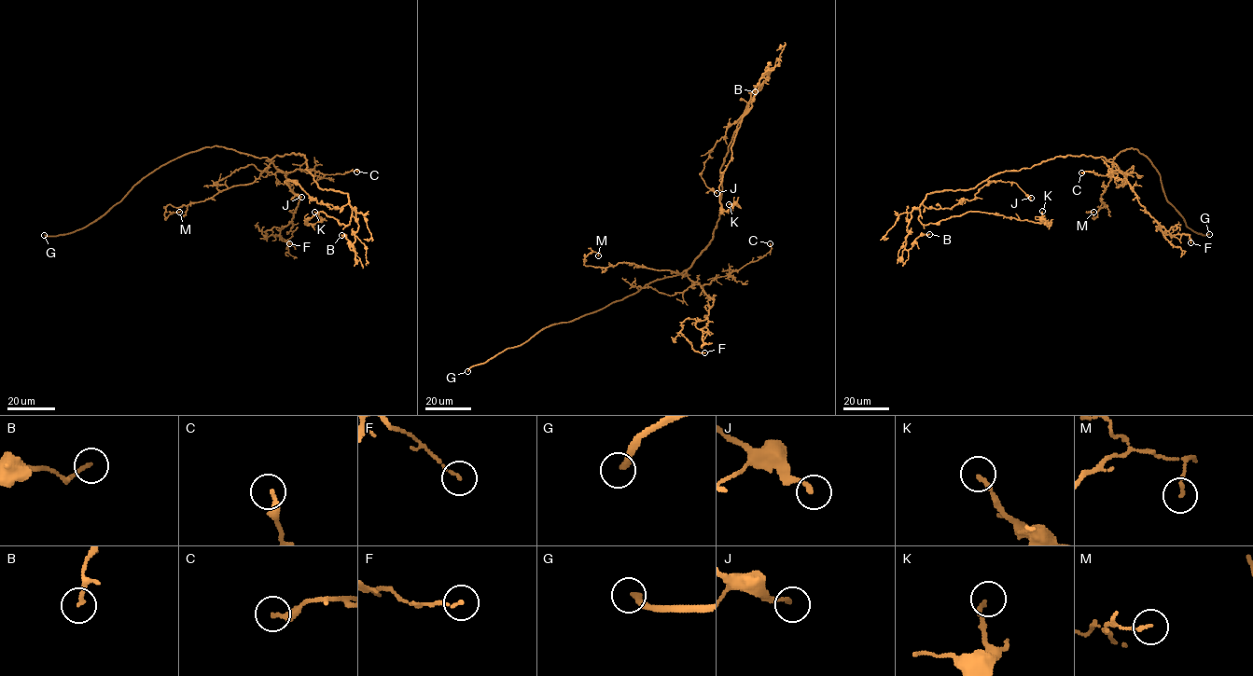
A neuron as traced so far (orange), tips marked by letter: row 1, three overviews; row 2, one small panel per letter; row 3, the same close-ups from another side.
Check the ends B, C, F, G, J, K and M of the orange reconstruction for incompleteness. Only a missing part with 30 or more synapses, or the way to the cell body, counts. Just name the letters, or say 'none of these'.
G

